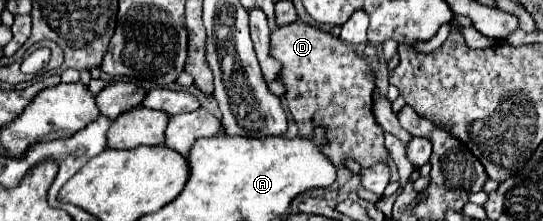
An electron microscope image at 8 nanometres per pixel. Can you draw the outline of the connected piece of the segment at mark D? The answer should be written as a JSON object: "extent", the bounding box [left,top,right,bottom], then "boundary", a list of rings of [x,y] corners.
{"extent":[271,20,389,170],"boundary":[[[301,20],[271,32],[271,56],[281,62],[277,80],[285,86],[285,100],[301,136],[309,138],[315,126],[325,126],[329,146],[325,146],[323,152],[337,168],[347,170],[347,158],[359,162],[361,168],[389,162],[389,152],[383,146],[383,130],[373,118],[375,82],[365,76],[369,66],[363,58],[329,32],[313,28]]]}

